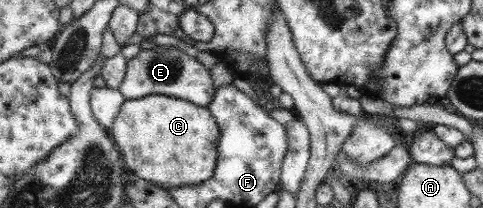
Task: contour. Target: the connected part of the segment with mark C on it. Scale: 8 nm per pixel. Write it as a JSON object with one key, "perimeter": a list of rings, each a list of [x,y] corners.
{"perimeter":[[[154,93],[148,97],[128,99],[121,105],[109,136],[117,145],[121,159],[126,160],[124,168],[132,170],[132,174],[136,174],[138,178],[156,184],[156,187],[160,189],[192,188],[201,185],[213,176],[217,158],[216,145],[220,133],[214,117],[206,107]]]}

